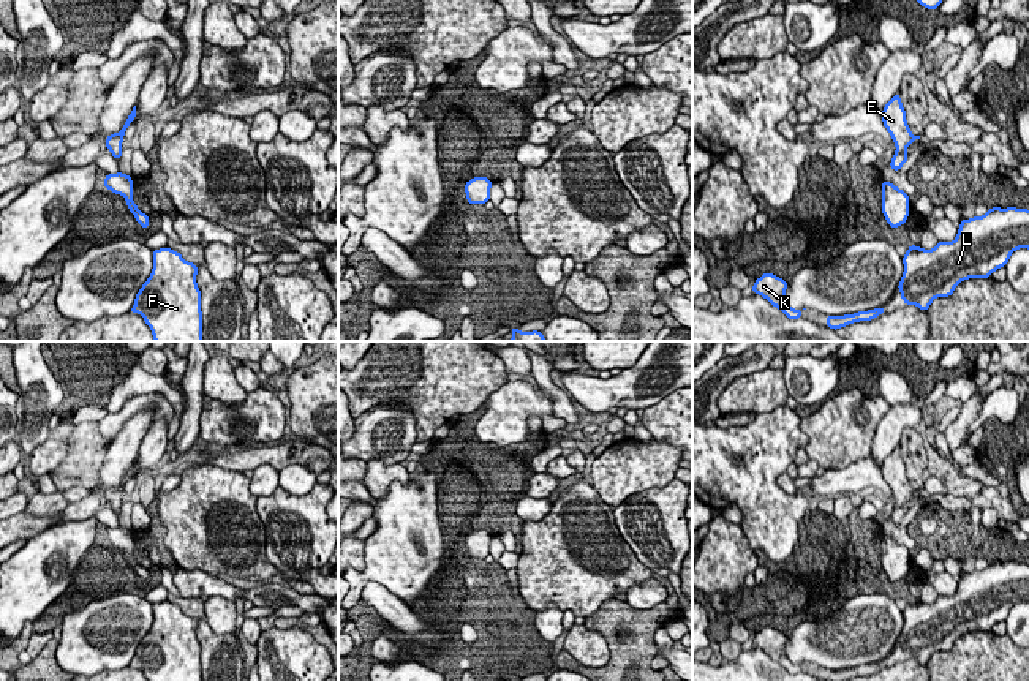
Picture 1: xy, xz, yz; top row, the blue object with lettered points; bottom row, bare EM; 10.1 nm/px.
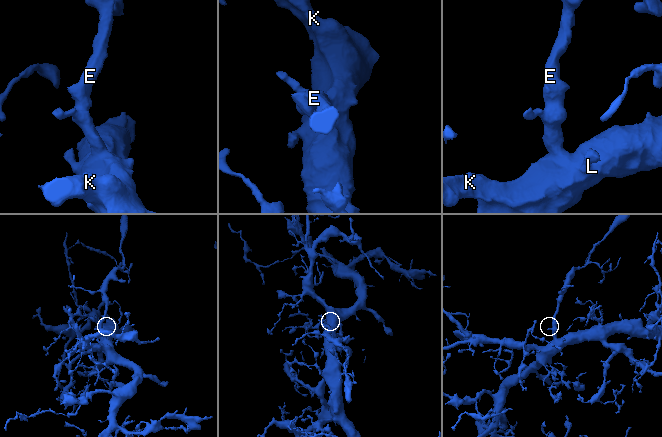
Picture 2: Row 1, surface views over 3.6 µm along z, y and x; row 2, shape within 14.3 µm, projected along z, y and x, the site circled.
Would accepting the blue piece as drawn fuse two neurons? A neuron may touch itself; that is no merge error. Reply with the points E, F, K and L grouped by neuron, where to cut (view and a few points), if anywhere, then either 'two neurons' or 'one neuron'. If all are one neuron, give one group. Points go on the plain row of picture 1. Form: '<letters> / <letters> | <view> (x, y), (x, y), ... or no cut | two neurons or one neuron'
E F K L | no cut | one neuron

